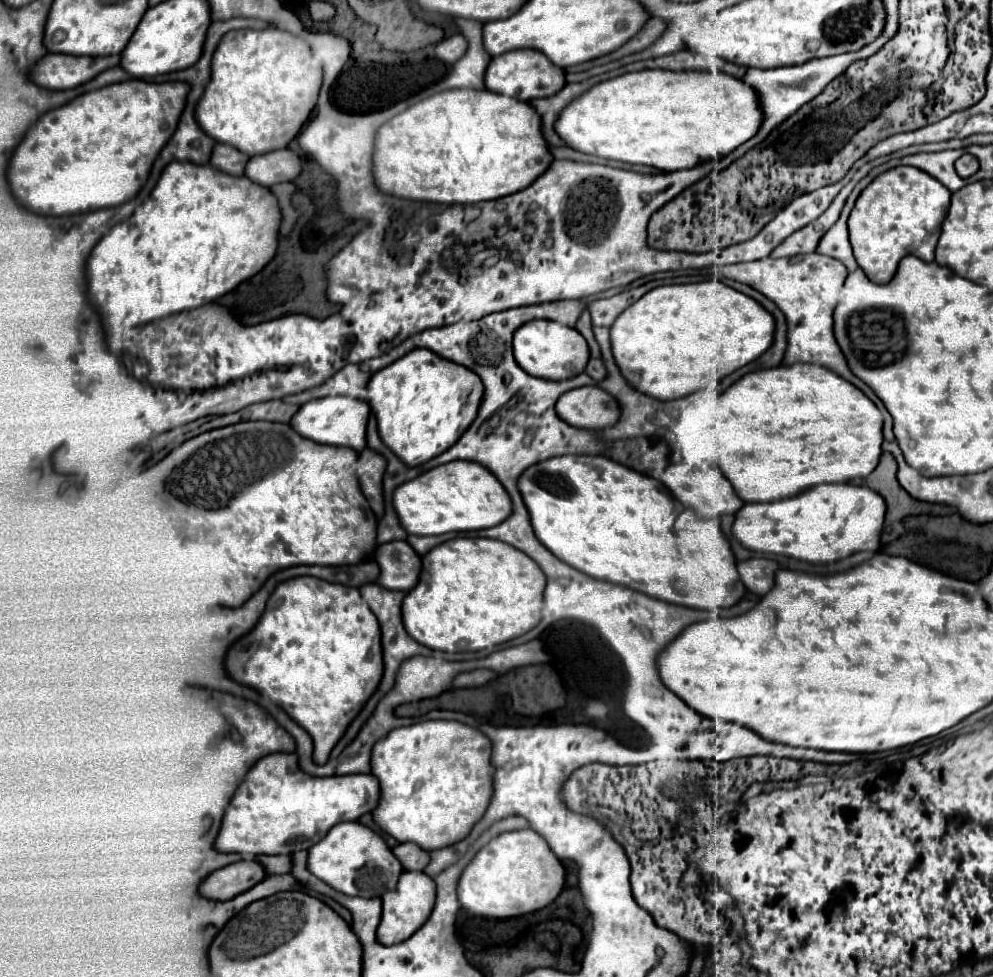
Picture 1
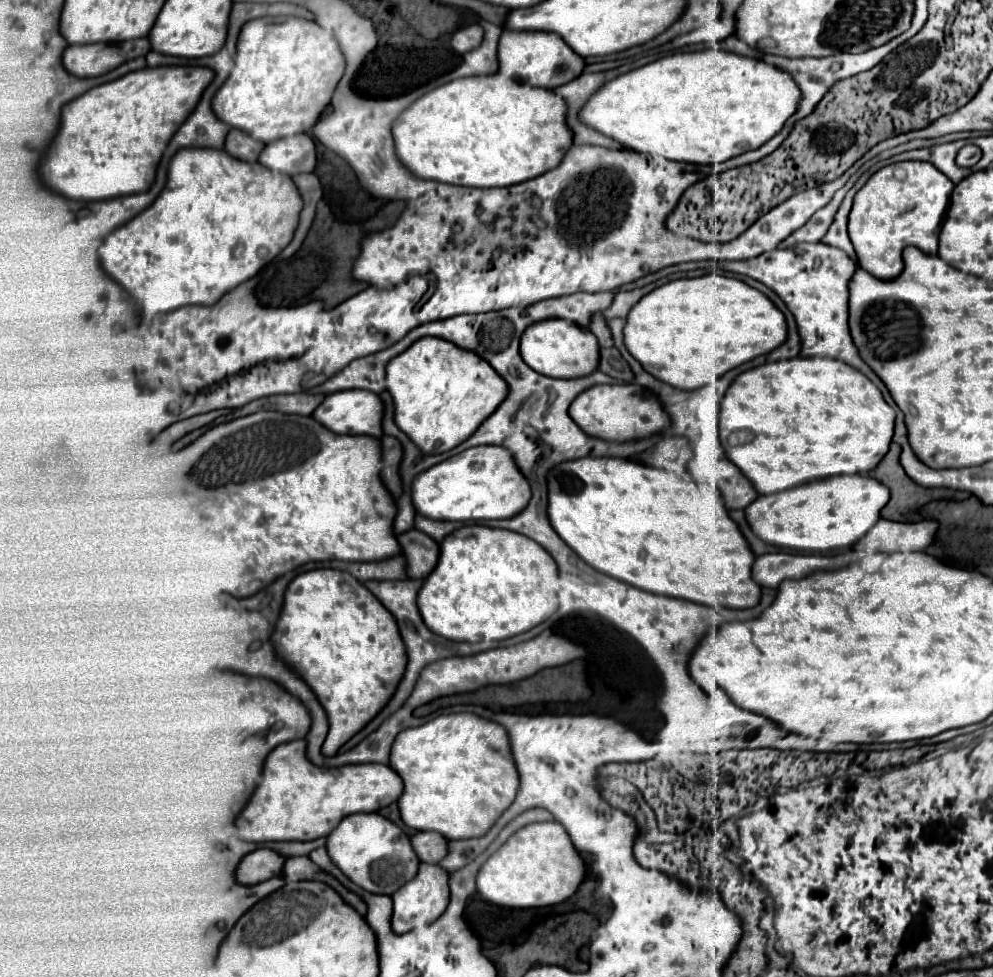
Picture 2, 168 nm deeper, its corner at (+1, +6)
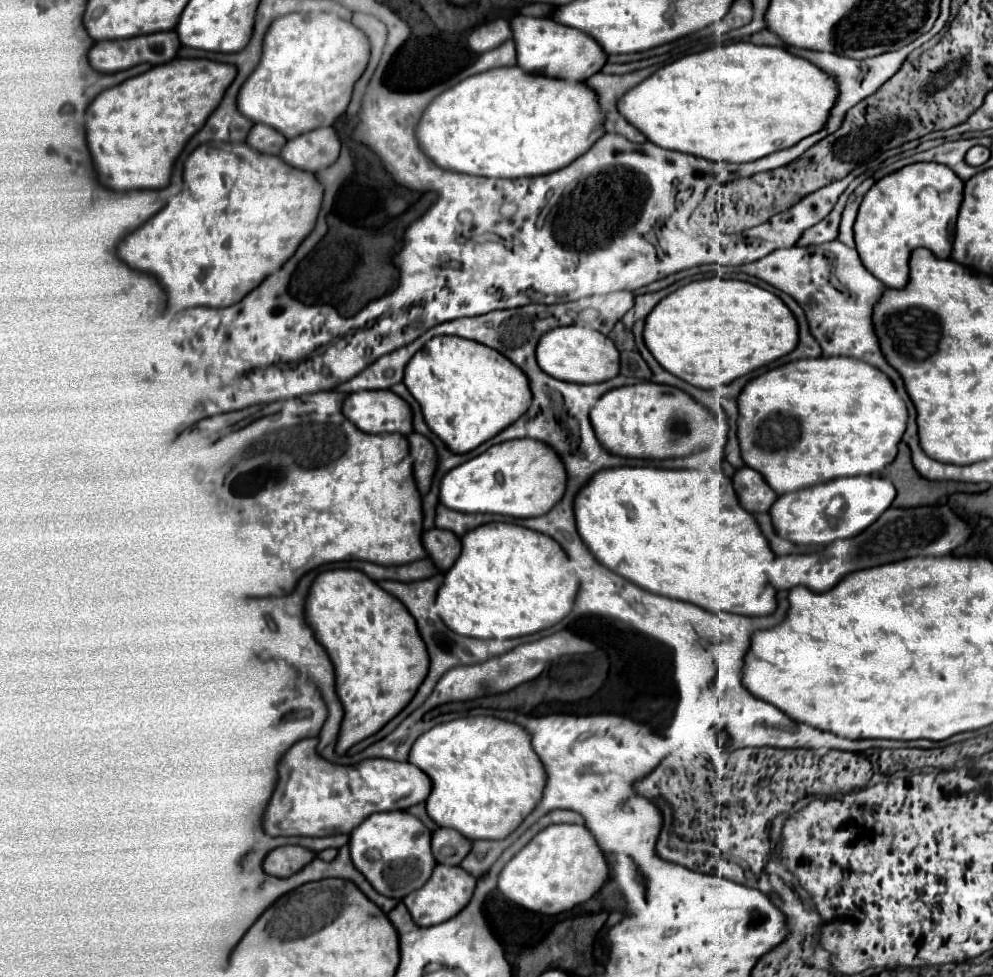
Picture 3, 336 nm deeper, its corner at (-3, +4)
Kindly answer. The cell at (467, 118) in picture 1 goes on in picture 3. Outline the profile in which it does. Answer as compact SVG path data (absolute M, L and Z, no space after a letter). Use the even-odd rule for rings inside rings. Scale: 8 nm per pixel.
M497 67L471 75L437 95L423 111L415 139L419 149L441 169L493 179L537 177L567 167L603 135L603 113L585 83L559 81L525 73L521 67Z

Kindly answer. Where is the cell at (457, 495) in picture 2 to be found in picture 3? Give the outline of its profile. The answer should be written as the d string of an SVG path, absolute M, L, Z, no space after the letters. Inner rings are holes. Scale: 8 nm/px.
M515 439L489 447L481 455L451 469L439 483L439 501L459 513L495 513L509 517L539 517L565 491L565 469L557 453L533 439Z

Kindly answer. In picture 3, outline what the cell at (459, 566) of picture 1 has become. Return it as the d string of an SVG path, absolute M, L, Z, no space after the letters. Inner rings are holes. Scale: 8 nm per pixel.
M487 523L487 525L481 525L469 533L465 533L461 537L461 555L457 557L455 565L445 573L445 581L443 585L439 587L437 591L437 599L435 599L435 611L439 613L441 621L455 633L459 635L465 635L465 637L475 637L475 639L511 639L511 637L523 637L523 635L531 635L531 633L537 633L541 629L549 629L553 627L555 623L559 623L573 607L573 599L575 599L575 593L579 589L579 579L577 575L571 571L571 565L569 565L569 559L565 555L565 551L555 545L555 541L549 537L549 535L543 535L543 533L537 533L533 529L525 529L525 527L519 527L519 525L511 525L511 523Z

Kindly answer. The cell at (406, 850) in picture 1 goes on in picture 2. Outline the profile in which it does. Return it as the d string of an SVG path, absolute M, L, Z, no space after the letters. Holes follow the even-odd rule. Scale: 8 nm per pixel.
M419 831L411 837L411 841L417 857L423 863L439 863L449 853L447 837L443 839L443 835L435 831Z

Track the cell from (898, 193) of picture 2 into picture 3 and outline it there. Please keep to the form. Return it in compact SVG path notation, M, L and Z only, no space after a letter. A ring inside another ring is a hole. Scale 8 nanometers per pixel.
M913 163L905 165L903 169L885 175L879 179L863 197L863 203L857 213L855 221L855 241L857 251L867 267L885 287L901 289L909 281L909 255L917 247L931 249L937 257L947 259L951 251L951 237L953 237L953 221L957 219L957 211L963 197L963 181L945 165L941 163Z

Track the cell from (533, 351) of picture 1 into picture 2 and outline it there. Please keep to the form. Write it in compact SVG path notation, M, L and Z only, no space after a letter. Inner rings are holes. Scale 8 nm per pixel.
M547 319L533 323L521 337L521 357L537 373L547 377L577 379L591 375L599 367L599 343L597 337L575 323L563 319Z

